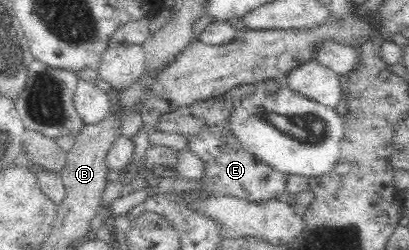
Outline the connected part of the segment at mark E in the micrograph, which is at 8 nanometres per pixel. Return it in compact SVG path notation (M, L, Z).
M220 96L205 102L185 105L175 110L163 112L156 124L159 130L183 134L189 137L189 148L196 152L206 162L205 177L215 181L215 186L203 191L225 191L249 200L275 198L277 194L285 193L285 175L271 166L263 164L257 157L243 150L232 136L226 135L226 143L221 143L224 130L218 126L222 118L228 113L233 103L229 98Z

